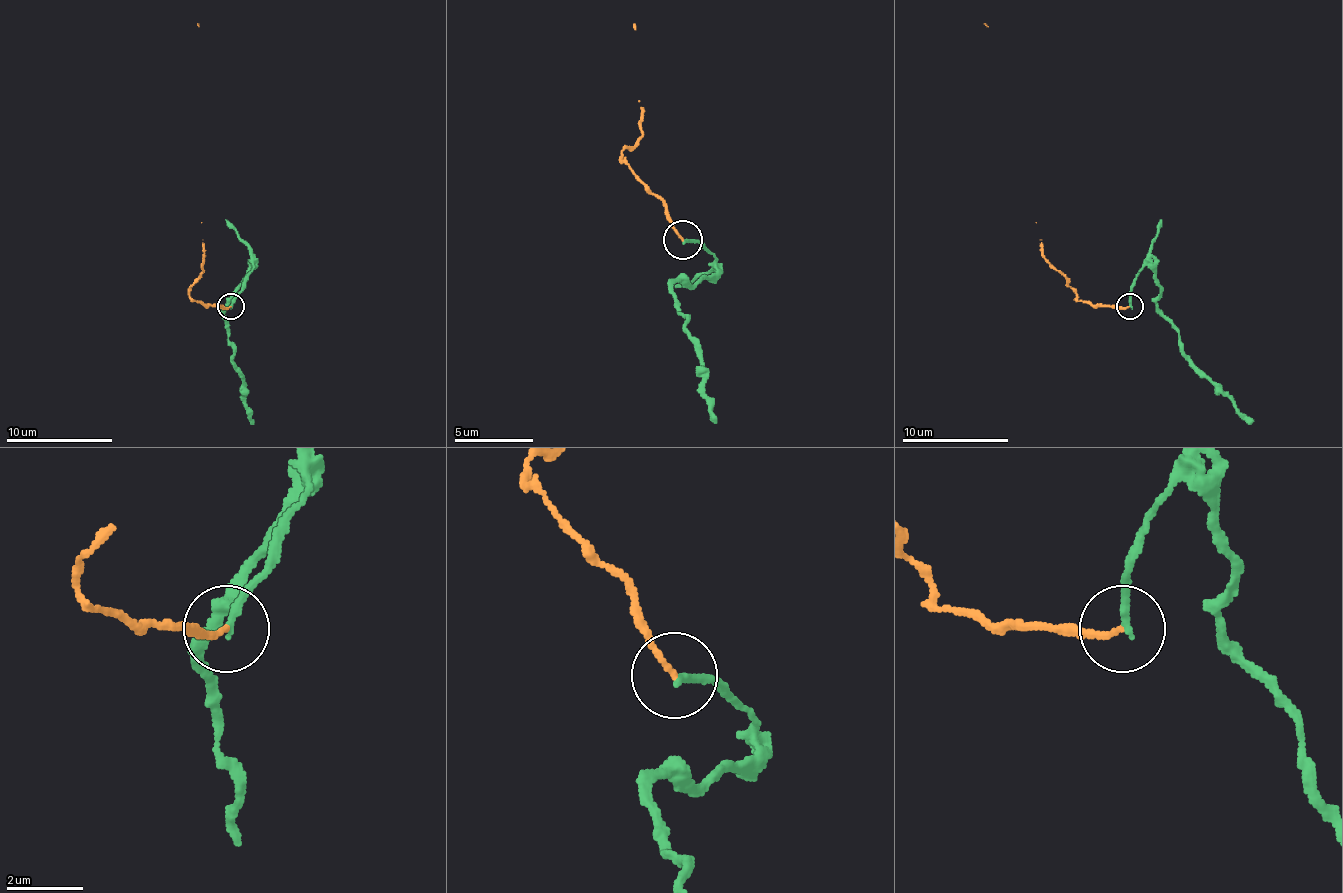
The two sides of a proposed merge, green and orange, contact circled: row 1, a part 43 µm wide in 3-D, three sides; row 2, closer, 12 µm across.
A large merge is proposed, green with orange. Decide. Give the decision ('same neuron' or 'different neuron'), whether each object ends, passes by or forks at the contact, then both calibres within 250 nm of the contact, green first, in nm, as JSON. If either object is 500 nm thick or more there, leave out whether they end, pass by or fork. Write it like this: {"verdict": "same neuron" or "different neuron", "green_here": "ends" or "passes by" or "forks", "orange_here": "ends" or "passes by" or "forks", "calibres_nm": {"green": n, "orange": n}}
{"verdict": "different neuron", "green_here": "ends", "orange_here": "ends", "calibres_nm": {"green": 200, "orange": 140}}

